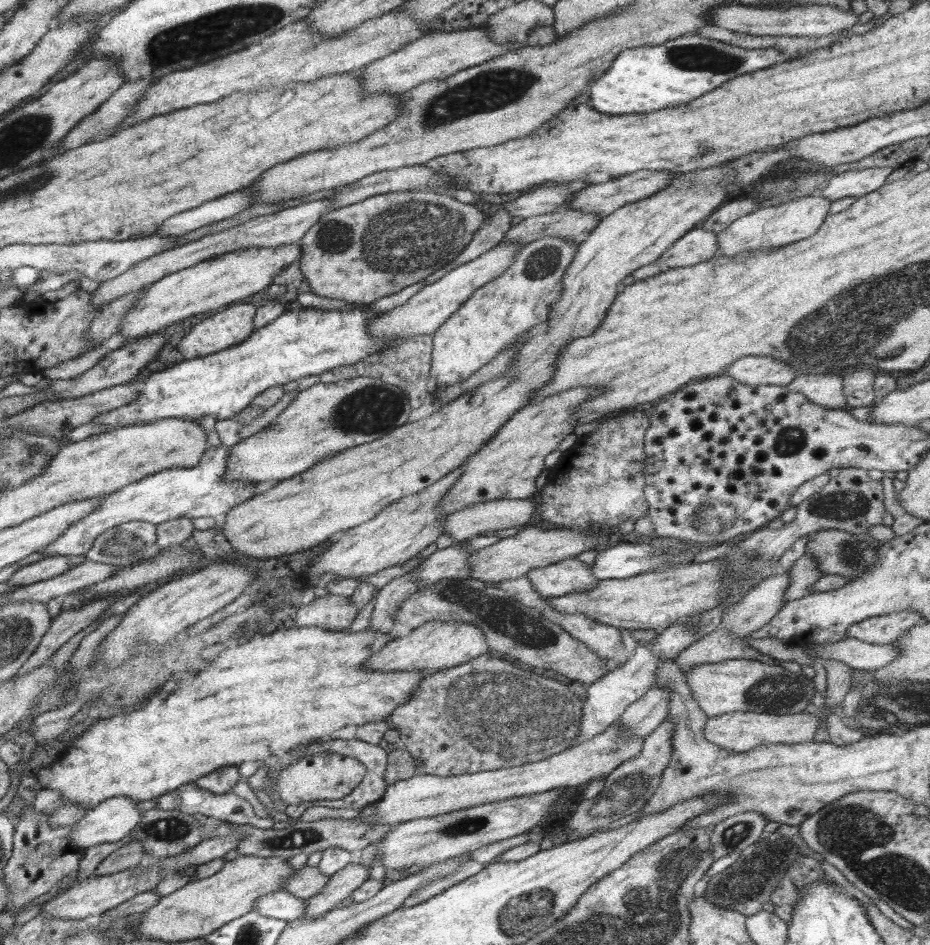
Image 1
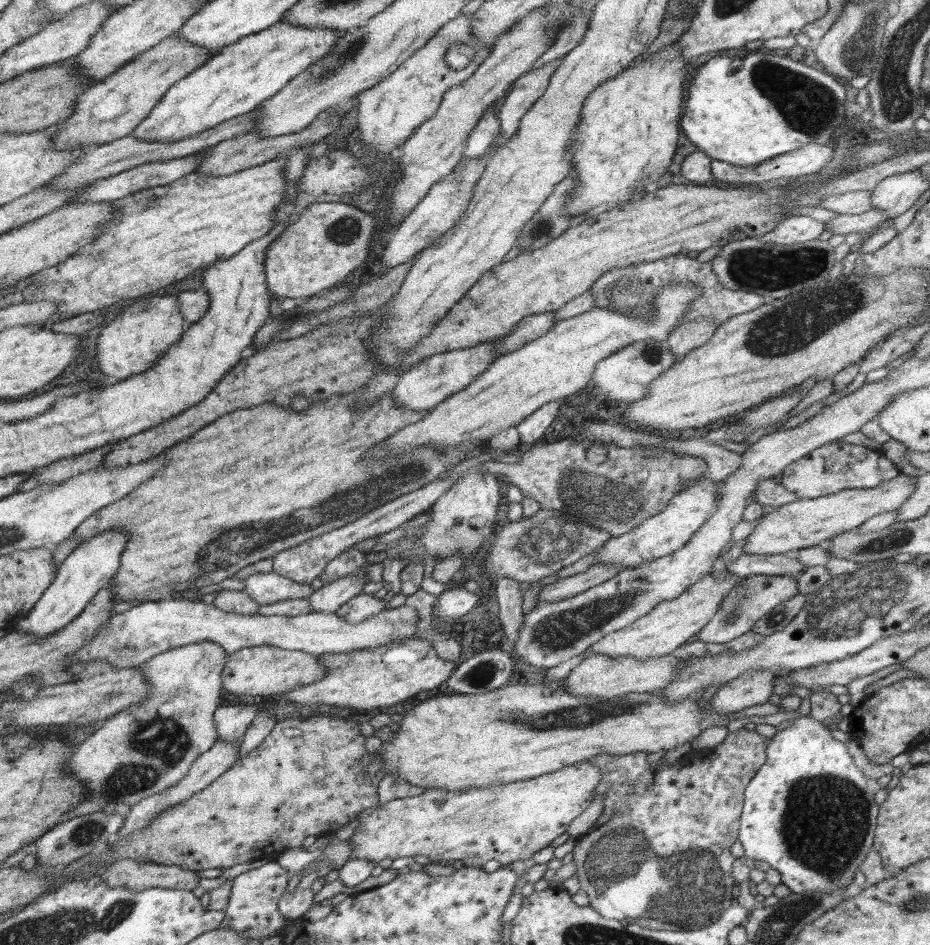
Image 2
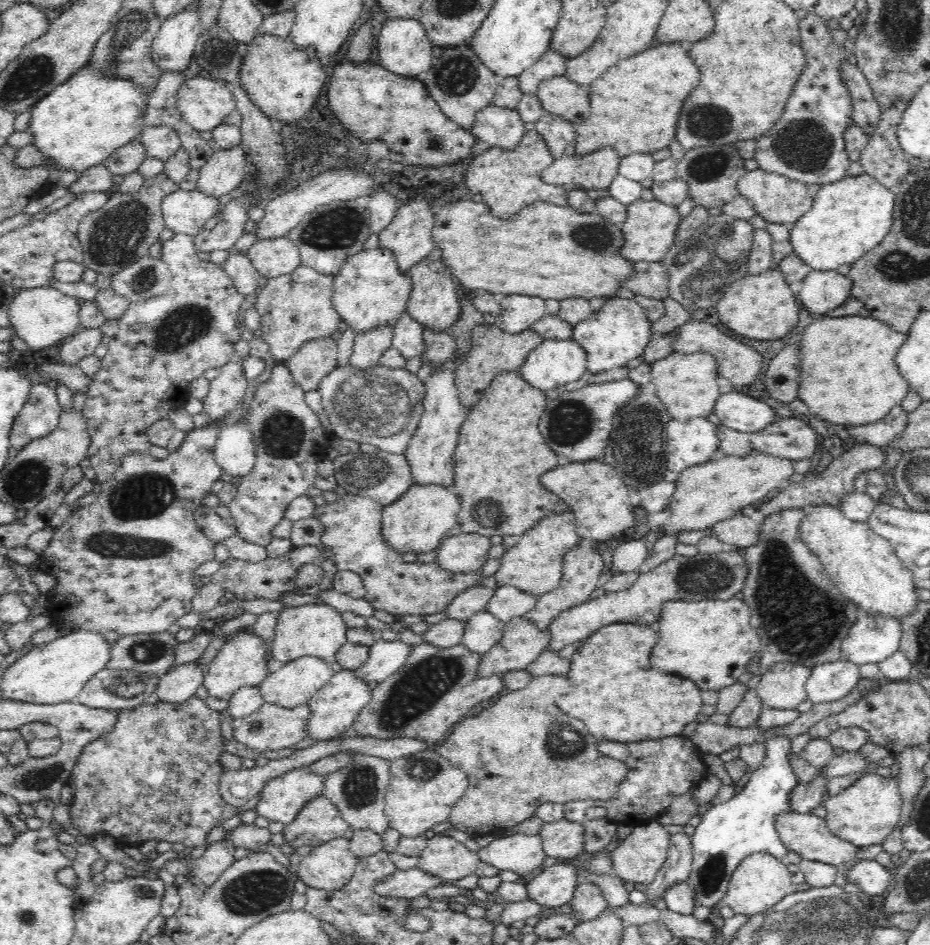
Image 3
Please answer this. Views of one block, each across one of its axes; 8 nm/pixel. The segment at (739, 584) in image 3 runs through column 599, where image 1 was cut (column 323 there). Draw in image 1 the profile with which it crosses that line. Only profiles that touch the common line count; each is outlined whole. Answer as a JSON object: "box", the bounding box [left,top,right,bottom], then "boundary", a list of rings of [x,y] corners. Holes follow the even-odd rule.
{"box":[296,594,358,632],"boundary":[[[327,594],[298,609],[296,627],[318,627],[340,632],[348,629],[357,615],[358,608],[352,604],[352,598]]]}

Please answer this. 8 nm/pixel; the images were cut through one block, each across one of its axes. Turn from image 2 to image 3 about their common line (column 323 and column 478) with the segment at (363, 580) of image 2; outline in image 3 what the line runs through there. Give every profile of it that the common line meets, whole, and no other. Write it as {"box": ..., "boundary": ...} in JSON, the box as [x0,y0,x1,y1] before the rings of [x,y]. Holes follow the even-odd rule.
{"box":[446,585,498,623],"boundary":[[[474,585],[460,592],[458,596],[446,607],[447,618],[458,619],[467,623],[471,616],[485,610],[486,605],[498,585],[489,588],[485,585]]]}

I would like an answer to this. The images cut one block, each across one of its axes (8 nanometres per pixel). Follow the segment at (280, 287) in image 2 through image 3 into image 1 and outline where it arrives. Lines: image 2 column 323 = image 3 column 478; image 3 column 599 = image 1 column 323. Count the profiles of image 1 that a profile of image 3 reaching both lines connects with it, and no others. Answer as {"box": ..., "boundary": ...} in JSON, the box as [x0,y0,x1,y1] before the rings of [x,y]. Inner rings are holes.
{"box":[298,189,486,305],"boundary":[[[455,189],[450,195],[434,191],[394,191],[331,210],[318,219],[298,243],[302,248],[300,273],[310,284],[312,293],[318,296],[369,305],[411,284],[422,282],[457,258],[486,222],[484,214],[472,205],[476,199],[472,190],[462,189]]]}

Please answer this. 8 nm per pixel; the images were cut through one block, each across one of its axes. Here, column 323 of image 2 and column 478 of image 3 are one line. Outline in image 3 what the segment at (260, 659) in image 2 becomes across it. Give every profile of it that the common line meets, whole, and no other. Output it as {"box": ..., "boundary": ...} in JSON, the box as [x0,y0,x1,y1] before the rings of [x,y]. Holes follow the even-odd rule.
{"box":[478,616,551,677],"boundary":[[[514,616],[504,624],[503,637],[481,655],[478,677],[525,669],[540,656],[551,641],[550,629],[536,628],[524,616]]]}

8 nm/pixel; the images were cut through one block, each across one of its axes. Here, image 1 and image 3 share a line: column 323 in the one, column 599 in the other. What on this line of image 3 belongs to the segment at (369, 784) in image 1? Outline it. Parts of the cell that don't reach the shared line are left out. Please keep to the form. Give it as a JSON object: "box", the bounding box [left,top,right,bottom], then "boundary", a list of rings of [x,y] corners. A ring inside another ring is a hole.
{"box":[597,734,708,824],"boundary":[[[681,734],[629,744],[600,740],[597,748],[602,755],[620,760],[628,770],[616,796],[602,804],[602,808],[606,808],[606,818],[617,824],[629,824],[632,820],[654,820],[667,810],[674,795],[693,791],[698,782],[708,775],[702,753],[690,738],[687,739]]]}

